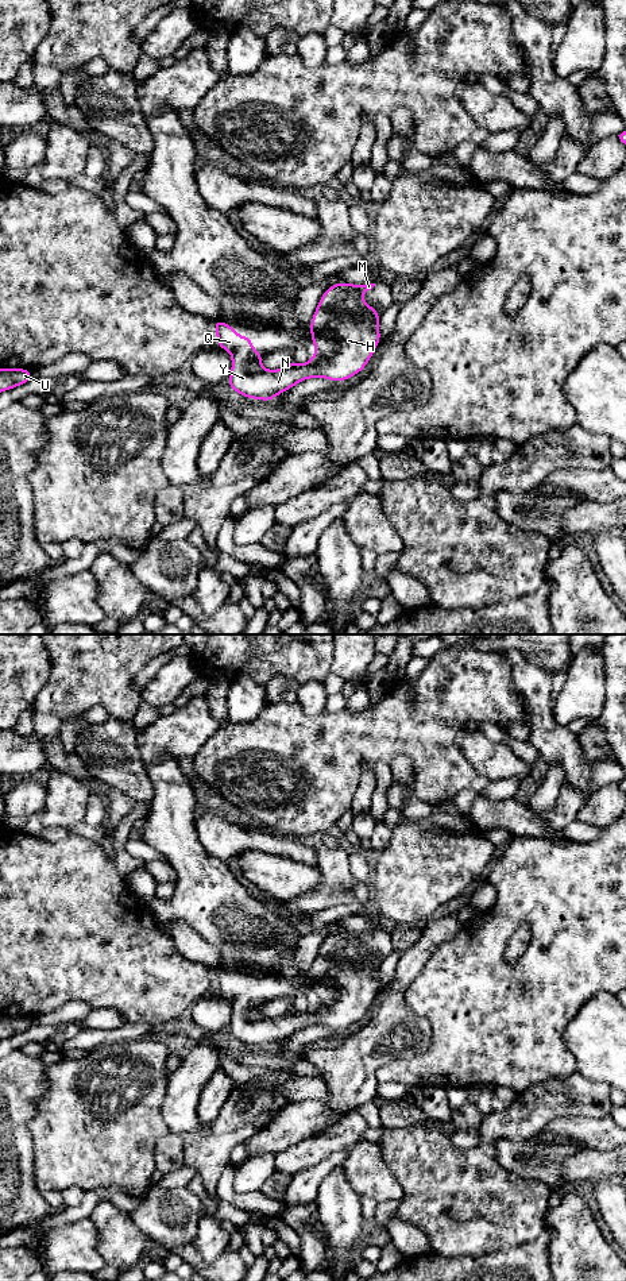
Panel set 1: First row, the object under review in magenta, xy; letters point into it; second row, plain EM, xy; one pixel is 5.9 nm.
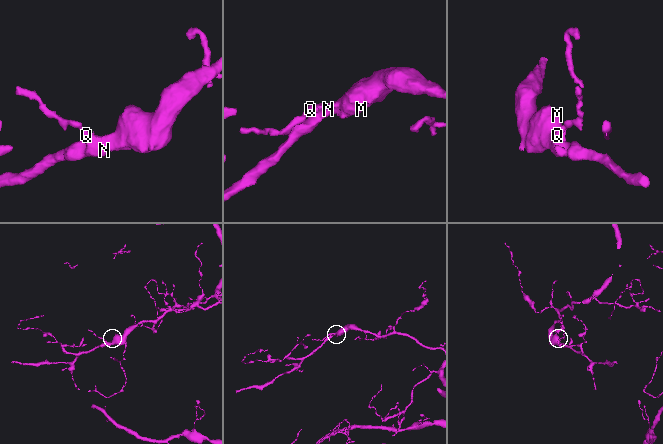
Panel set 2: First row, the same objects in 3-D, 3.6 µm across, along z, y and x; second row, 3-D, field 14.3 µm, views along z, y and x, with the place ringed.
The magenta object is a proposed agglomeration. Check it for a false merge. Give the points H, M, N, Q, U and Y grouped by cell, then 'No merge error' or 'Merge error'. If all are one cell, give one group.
Groups: H M N Q U Y. No merge error

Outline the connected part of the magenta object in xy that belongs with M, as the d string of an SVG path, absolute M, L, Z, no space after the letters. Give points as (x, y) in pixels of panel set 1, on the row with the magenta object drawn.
M347 282L329 286L310 321L310 339L318 350L308 363L293 360L275 371L260 364L263 352L252 348L251 336L241 339L231 325L216 320L217 344L232 355L231 390L247 398L271 401L308 378L322 377L339 382L360 373L380 339L376 328L380 315L362 297L374 286Z

